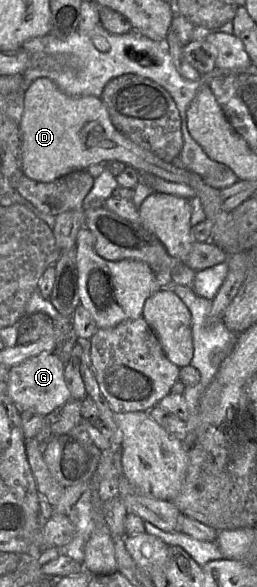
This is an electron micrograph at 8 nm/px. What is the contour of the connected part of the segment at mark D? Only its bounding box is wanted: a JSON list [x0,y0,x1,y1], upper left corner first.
[20,77,205,187]

